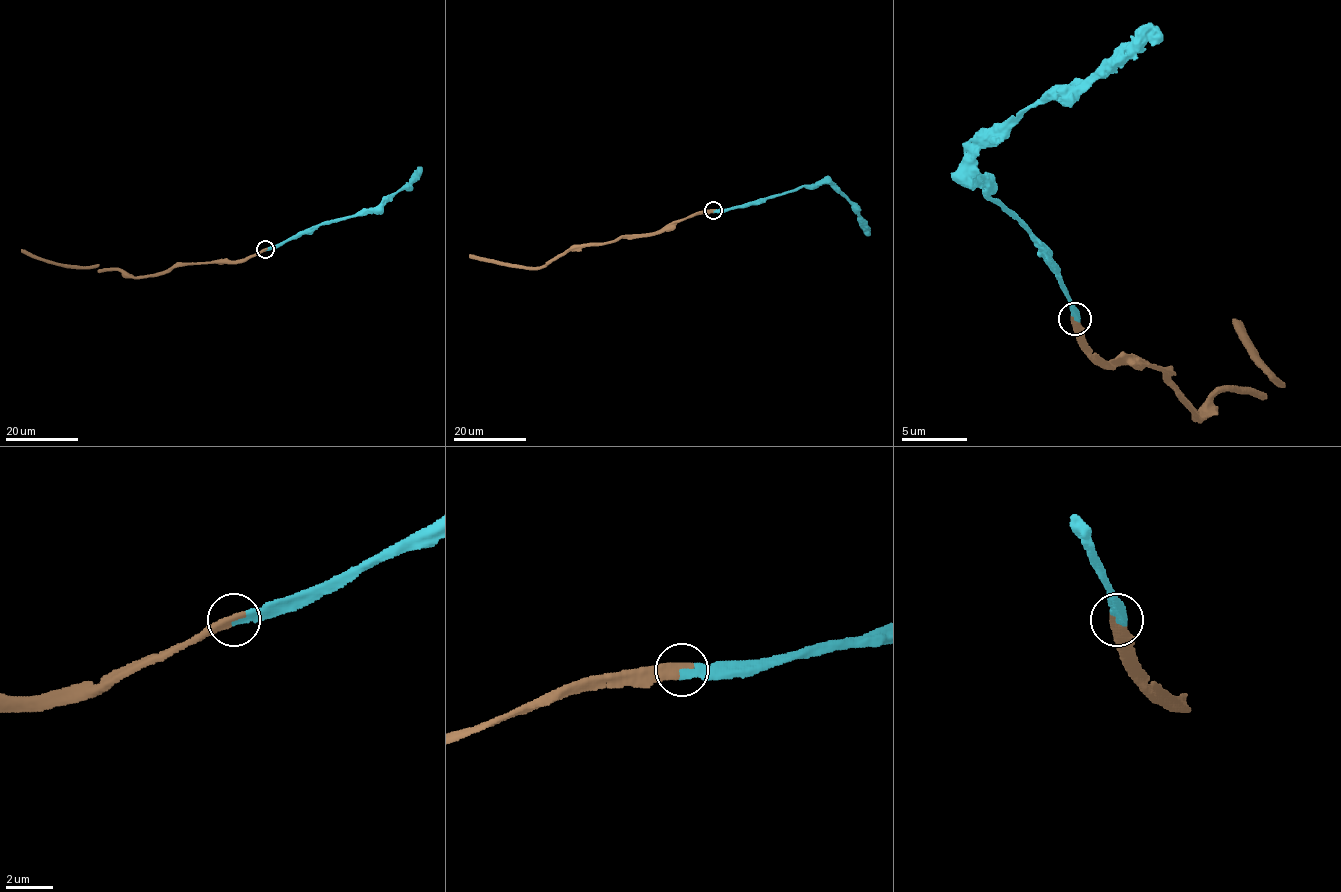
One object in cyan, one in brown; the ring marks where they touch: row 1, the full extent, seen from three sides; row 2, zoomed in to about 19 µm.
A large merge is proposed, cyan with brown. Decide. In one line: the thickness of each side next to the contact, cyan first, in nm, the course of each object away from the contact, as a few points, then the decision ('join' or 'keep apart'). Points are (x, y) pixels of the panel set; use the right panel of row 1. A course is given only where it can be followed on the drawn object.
calibres 340 and 400 nm; course cyan (1075, 318), (1049, 256), (974, 178), (974, 155), (1033, 106), (1072, 93), (1091, 74), (1111, 70), (1163, 35); course brown (1075, 318), (1101, 360), (1153, 366), (1202, 418), (1225, 389), (1267, 392), (1270, 379), (1280, 383), (1231, 318); join

